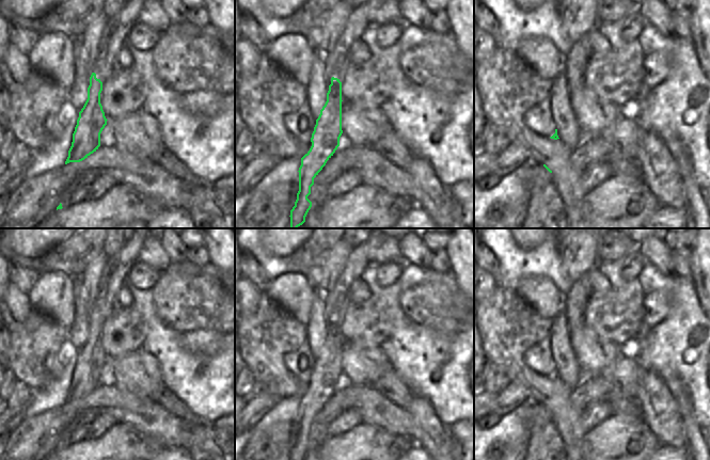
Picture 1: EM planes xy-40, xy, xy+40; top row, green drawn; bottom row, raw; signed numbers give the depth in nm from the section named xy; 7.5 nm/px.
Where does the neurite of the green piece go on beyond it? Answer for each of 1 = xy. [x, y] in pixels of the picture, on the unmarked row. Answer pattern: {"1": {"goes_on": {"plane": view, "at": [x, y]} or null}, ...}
{"1": {"goes_on": {"plane": "xy", "at": [358, 259]}}}

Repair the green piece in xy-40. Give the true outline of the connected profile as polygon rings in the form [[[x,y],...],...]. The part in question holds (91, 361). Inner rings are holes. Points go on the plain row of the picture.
[[[137,231],[119,254],[112,258],[107,258],[98,283],[96,300],[88,318],[88,338],[79,351],[65,403],[84,399],[100,385],[100,372],[108,359],[100,343],[102,320],[96,317],[94,311],[101,301],[107,302],[109,300],[110,292],[117,292],[122,288],[124,279],[128,275],[128,270],[137,261],[137,255],[146,236],[146,232]]]

